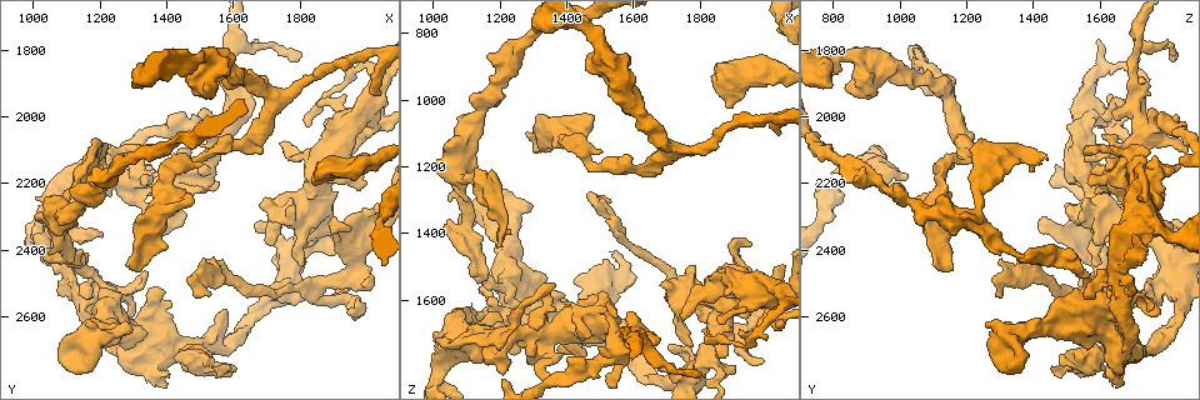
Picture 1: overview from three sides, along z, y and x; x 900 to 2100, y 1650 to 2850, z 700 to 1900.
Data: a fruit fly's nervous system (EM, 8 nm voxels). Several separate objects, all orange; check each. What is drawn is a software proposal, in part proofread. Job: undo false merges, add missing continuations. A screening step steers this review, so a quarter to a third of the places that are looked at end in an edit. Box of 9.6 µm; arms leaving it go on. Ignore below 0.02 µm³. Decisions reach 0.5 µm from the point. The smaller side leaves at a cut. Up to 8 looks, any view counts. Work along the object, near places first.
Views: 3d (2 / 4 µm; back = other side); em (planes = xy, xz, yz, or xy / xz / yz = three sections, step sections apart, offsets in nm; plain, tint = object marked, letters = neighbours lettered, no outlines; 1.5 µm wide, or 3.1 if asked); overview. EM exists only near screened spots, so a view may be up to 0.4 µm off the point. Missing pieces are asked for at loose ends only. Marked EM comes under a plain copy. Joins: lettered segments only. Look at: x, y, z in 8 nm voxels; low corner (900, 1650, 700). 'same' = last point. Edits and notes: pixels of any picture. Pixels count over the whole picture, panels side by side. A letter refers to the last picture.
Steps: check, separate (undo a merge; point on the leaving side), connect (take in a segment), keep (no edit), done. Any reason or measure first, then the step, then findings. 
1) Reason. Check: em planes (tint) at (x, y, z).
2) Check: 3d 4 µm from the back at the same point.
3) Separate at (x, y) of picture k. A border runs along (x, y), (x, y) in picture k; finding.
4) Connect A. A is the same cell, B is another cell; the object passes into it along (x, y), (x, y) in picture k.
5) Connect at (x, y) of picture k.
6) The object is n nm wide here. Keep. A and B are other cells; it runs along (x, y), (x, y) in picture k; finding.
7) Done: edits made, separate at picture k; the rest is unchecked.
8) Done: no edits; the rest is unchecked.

Branch stops here. Check: 3d 2 µm at (1890, 2180, 1030).

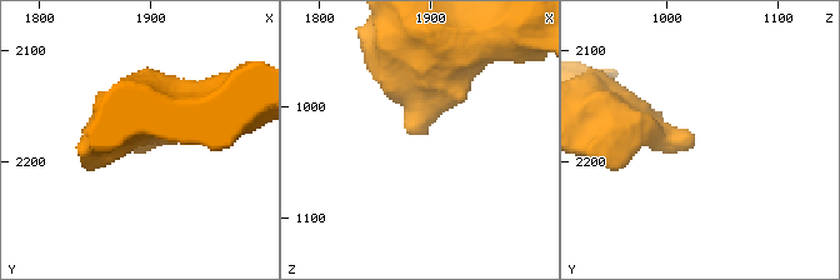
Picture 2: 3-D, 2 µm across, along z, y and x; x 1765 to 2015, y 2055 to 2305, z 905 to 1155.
Shape alone is not enough. Check: em planes (letters) at (1886, 2176, 1026).

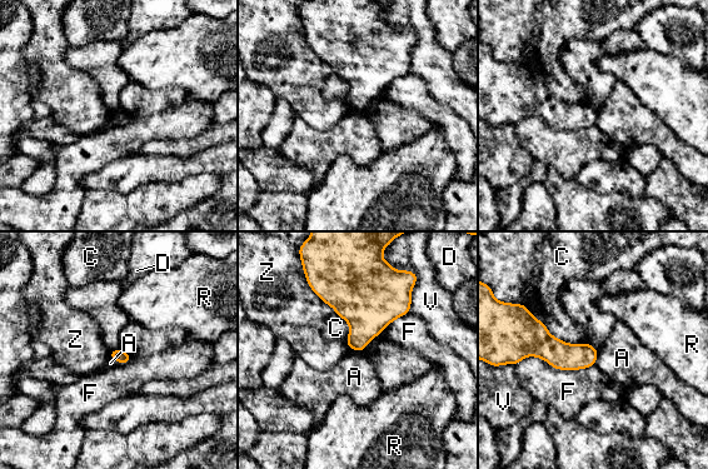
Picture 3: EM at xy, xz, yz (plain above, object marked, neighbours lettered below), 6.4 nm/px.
Keep. A, C, D, F, R, V and Z are other cells; a border runs along (598, 349), (594, 364) in picture 3; none of them fits.

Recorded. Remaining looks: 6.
Thick turns thin. Check: em planes (tint) at (1070, 2300, 1220).

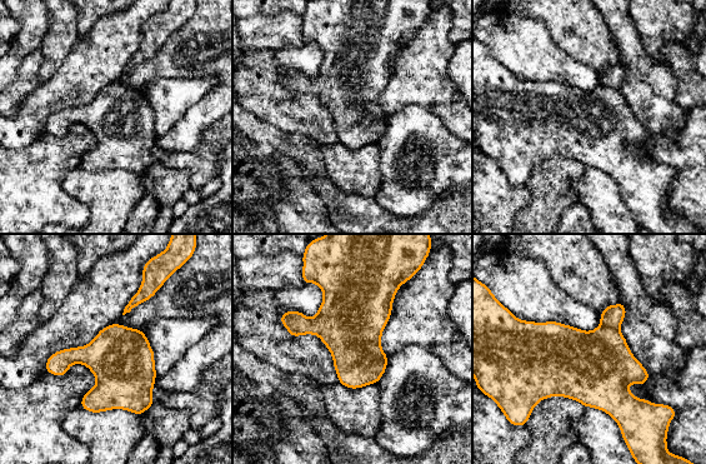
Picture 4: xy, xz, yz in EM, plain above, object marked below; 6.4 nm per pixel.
See the neighbours. Check: em planes (letters) at the same point.

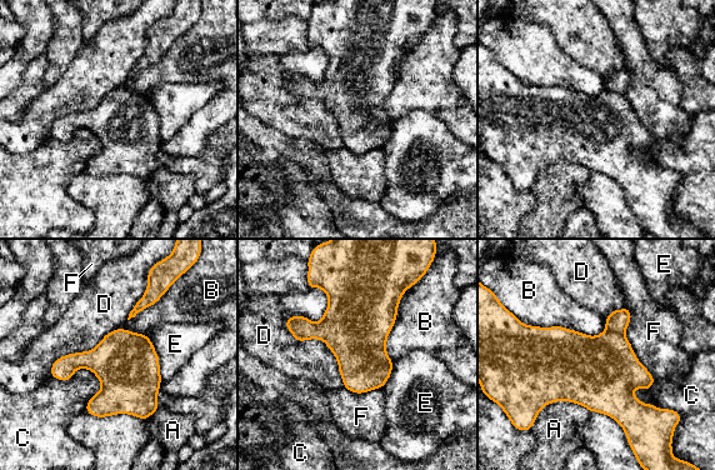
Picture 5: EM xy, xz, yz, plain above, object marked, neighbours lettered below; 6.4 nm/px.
Separate at (618, 320) of picture 5. A, B, C, D, E and F are other cells; a border runs along (606, 328), (624, 334) in picture 5; two cells meet here.

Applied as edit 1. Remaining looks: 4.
See it whole again. Check: overview.

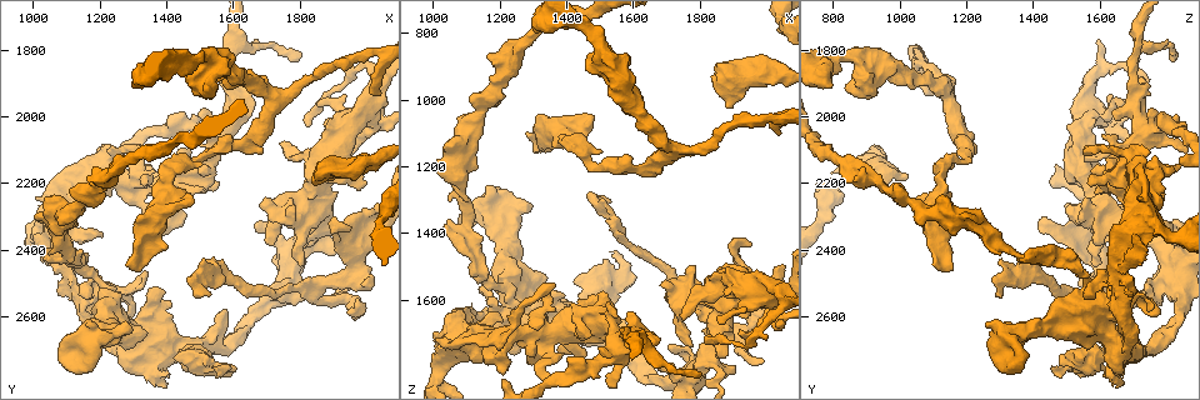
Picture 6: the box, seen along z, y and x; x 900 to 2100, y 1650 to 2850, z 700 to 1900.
An open end. Check: 3d 4 µm at (1370, 2110, 1550).

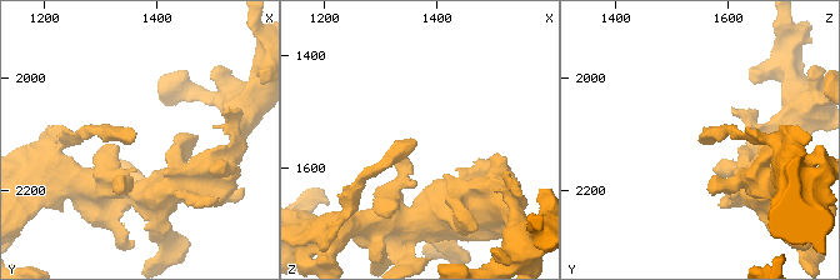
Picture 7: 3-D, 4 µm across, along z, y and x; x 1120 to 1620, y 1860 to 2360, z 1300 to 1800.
Need the tissue. Check: em planes (letters) at (1370, 2100, 1555).

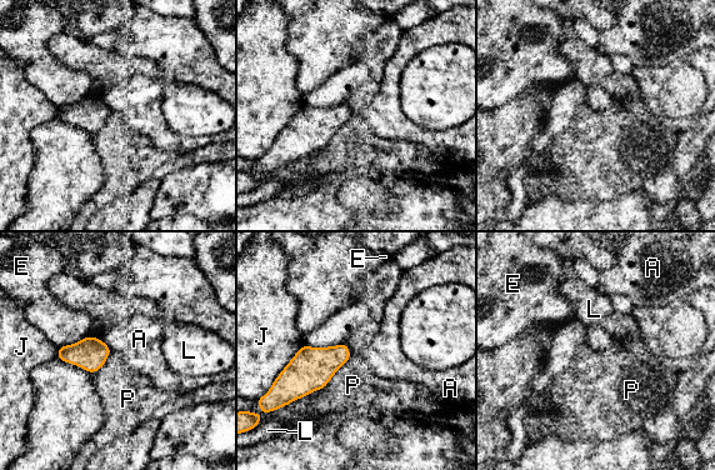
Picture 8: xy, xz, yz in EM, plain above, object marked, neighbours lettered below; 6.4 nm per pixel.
Keep. A, E, J, L and P are other cells; a border runs along (104, 343), (111, 349) in picture 8; no lettered segment goes on from it.

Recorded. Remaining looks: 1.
Done: edits made, separate at picture 5; the rest is unchecked.

